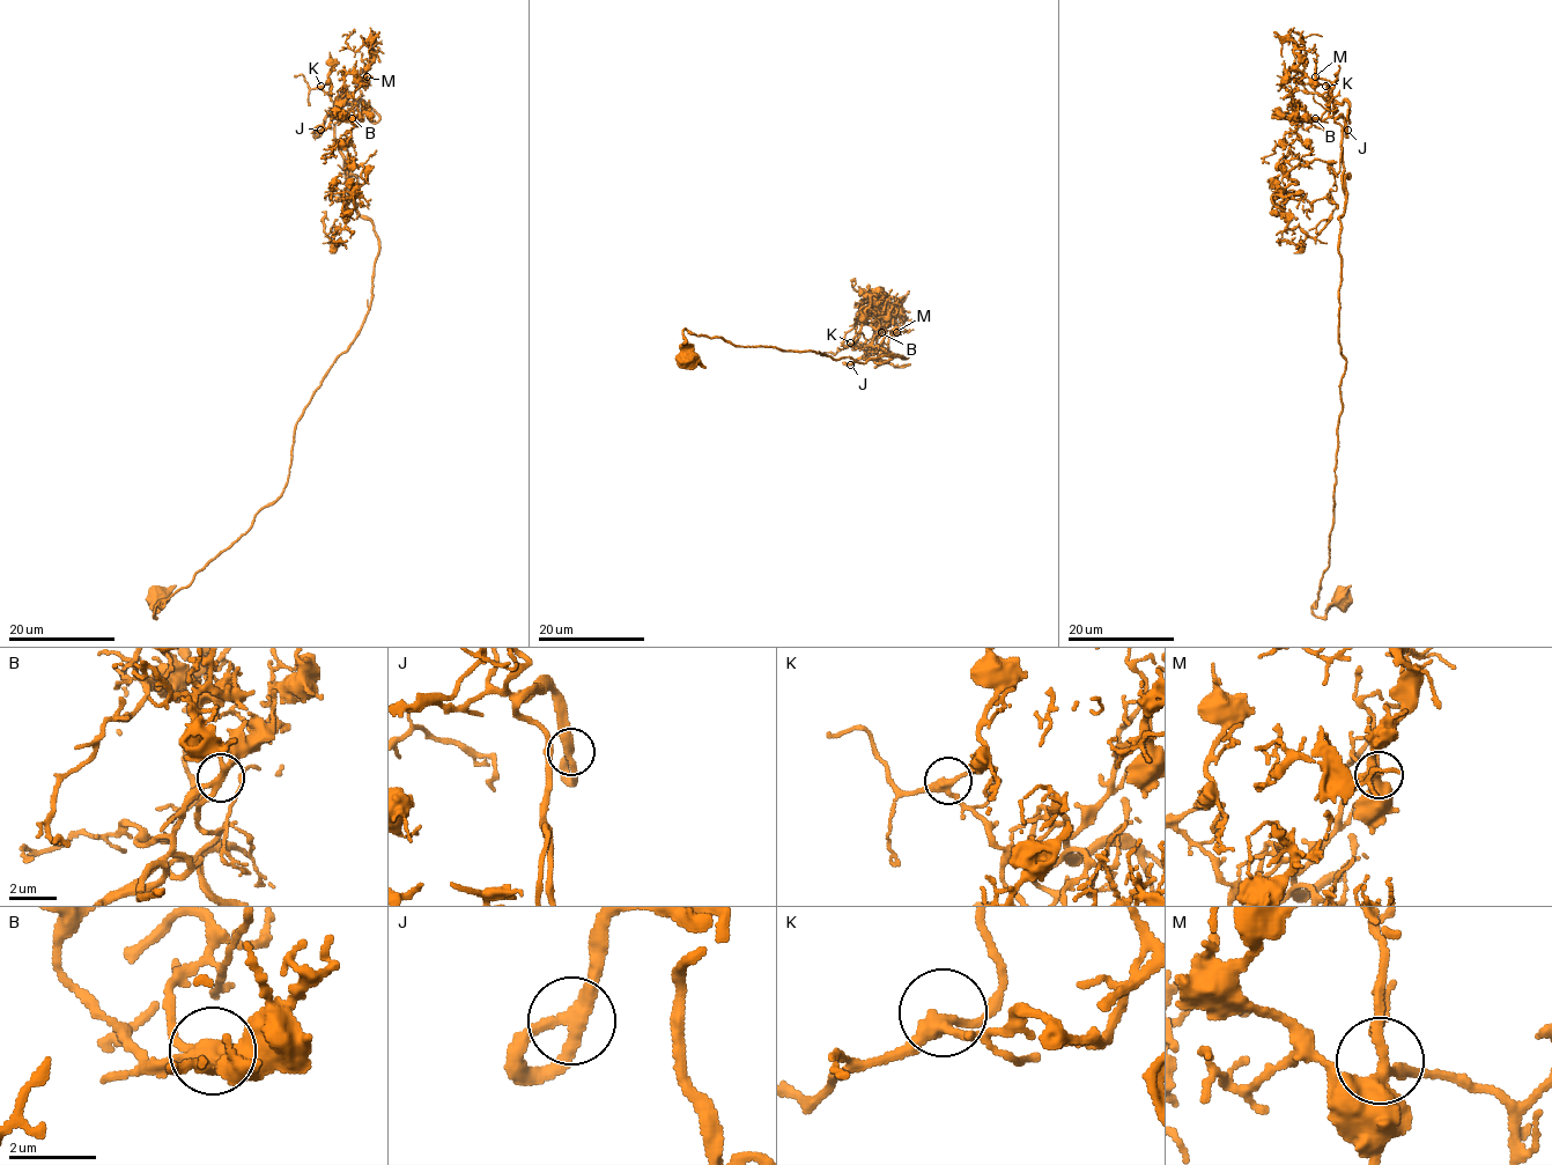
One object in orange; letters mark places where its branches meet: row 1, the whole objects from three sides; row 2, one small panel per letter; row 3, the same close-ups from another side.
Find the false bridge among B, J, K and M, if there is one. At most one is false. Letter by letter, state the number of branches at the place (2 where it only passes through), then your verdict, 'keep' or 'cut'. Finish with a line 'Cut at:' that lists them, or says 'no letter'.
B: branches 3; keep
J: branches 3; keep
K: branches 3; keep
M: branches 3; keep
Cut at: no letter

